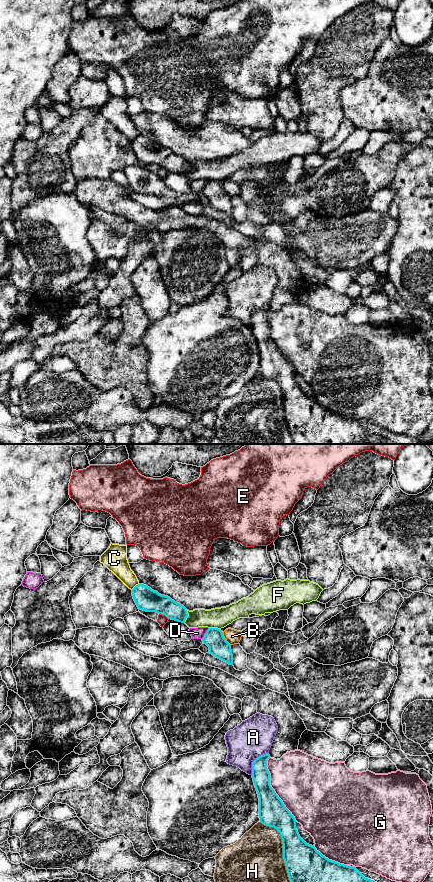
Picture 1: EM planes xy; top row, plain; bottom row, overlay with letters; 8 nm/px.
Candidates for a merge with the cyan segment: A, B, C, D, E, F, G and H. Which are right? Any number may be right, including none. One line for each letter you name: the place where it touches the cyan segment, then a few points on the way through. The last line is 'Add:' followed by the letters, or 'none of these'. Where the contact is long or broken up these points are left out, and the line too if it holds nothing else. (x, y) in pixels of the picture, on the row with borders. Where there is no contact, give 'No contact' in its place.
Add: none of these

